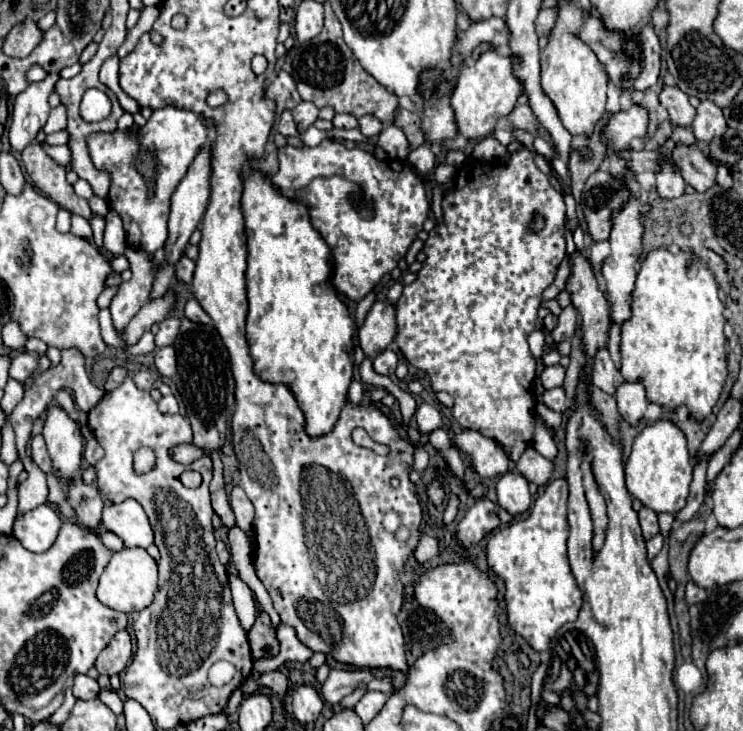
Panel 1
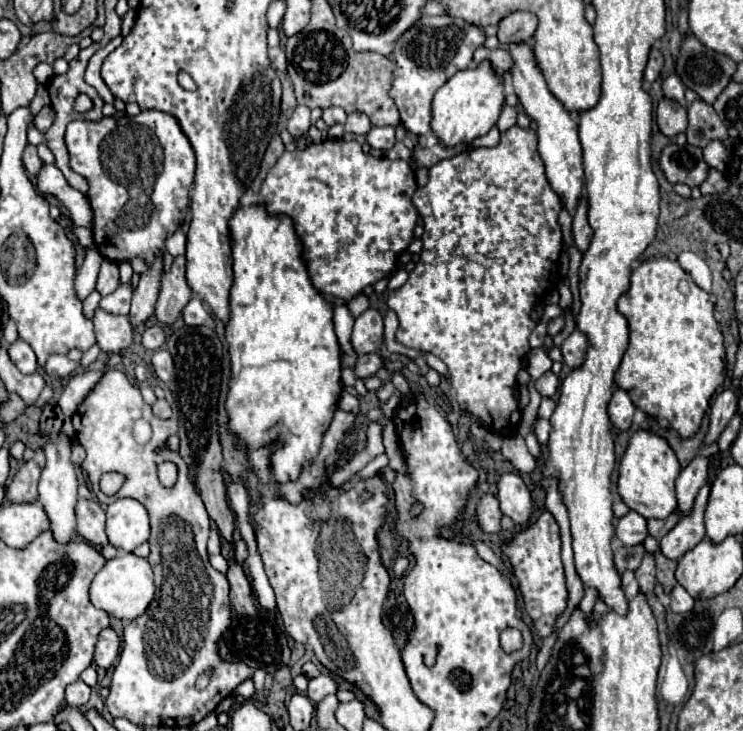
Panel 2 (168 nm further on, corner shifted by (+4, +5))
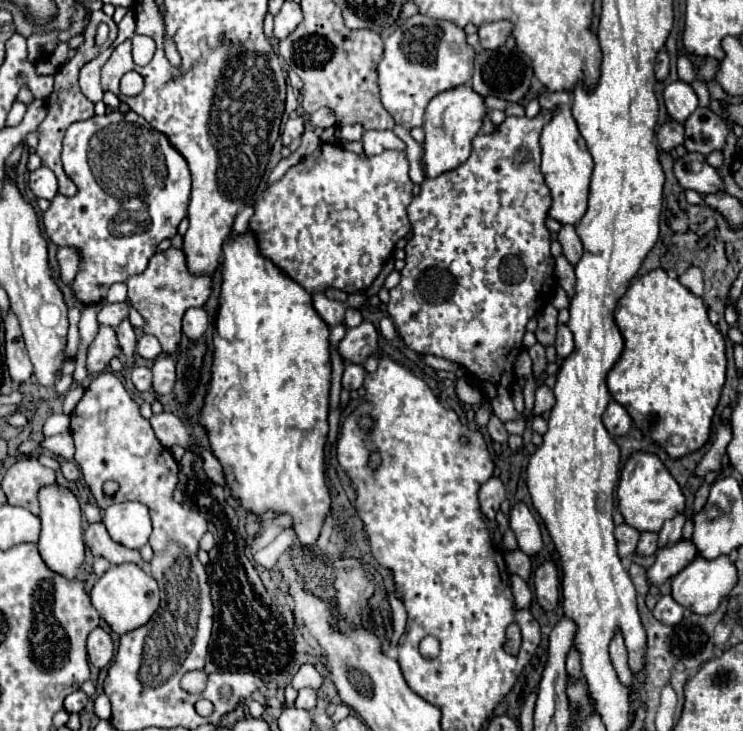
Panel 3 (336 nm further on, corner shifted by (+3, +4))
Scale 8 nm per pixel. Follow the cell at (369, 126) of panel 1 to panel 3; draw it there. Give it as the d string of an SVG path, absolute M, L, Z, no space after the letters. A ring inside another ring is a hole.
M352 124L352 126L342 126L340 132L344 140L360 140L364 134L364 128L360 124Z

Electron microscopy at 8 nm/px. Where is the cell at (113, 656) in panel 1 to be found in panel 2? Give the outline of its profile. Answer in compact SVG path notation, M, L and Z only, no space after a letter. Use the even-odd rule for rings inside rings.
M111 627L103 629L99 635L99 641L97 641L97 649L95 649L97 667L109 669L115 663L115 659L119 657L119 645L121 645L119 635Z

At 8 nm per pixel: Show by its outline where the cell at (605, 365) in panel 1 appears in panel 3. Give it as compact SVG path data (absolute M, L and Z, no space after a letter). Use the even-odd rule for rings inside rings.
M558 324L558 334L556 334L556 352L558 356L566 358L572 350L574 350L574 340L572 340L572 332L568 326L564 324Z

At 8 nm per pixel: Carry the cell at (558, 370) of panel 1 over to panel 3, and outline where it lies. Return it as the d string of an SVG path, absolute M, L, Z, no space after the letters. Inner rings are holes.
M540 384L536 388L536 404L534 404L534 414L540 414L544 416L544 412L550 412L552 410L552 404L554 404L554 394L552 390L546 386L546 384Z

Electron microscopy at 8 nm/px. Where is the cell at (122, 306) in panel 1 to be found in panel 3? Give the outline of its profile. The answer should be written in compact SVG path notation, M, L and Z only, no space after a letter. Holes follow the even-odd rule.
M104 302L102 310L98 312L98 324L112 326L112 328L118 328L124 318L128 318L128 304L126 302L118 302L118 304Z

